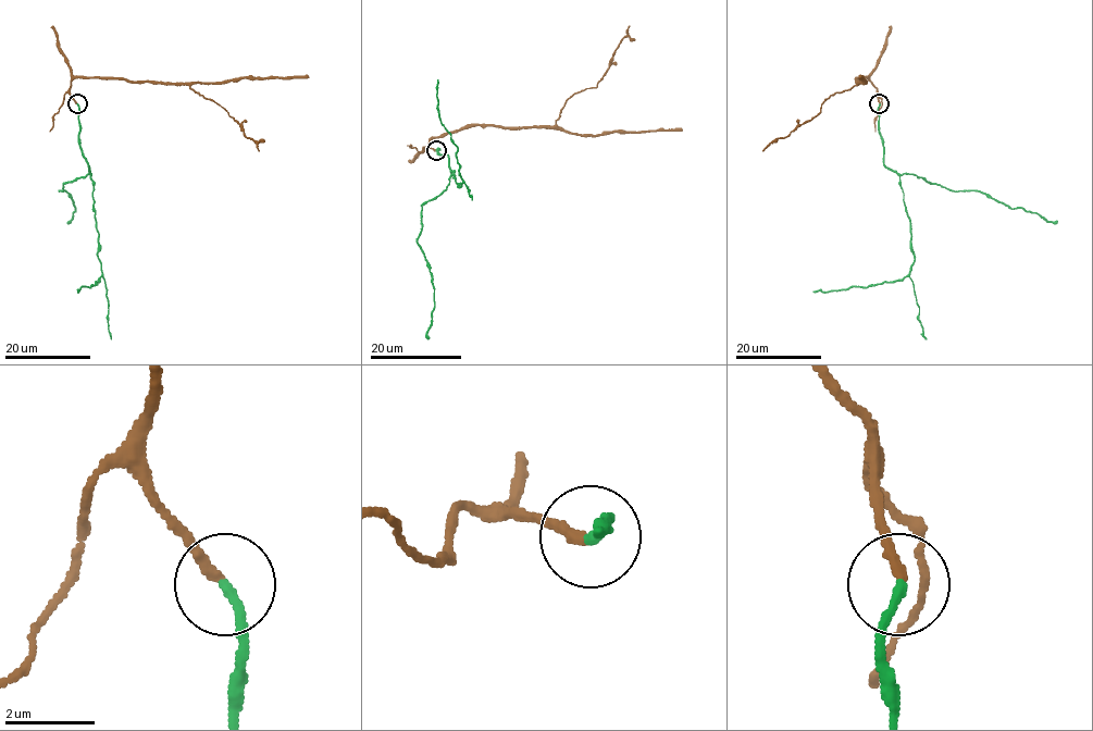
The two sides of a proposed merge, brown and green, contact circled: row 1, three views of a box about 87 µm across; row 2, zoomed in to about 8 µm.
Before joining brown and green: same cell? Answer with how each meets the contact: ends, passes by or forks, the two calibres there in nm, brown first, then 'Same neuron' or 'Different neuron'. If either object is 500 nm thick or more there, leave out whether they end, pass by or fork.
At the ring brown ends. At the ring green ends. Thickness 240 nm (brown) against 200 nm. Same neuron

